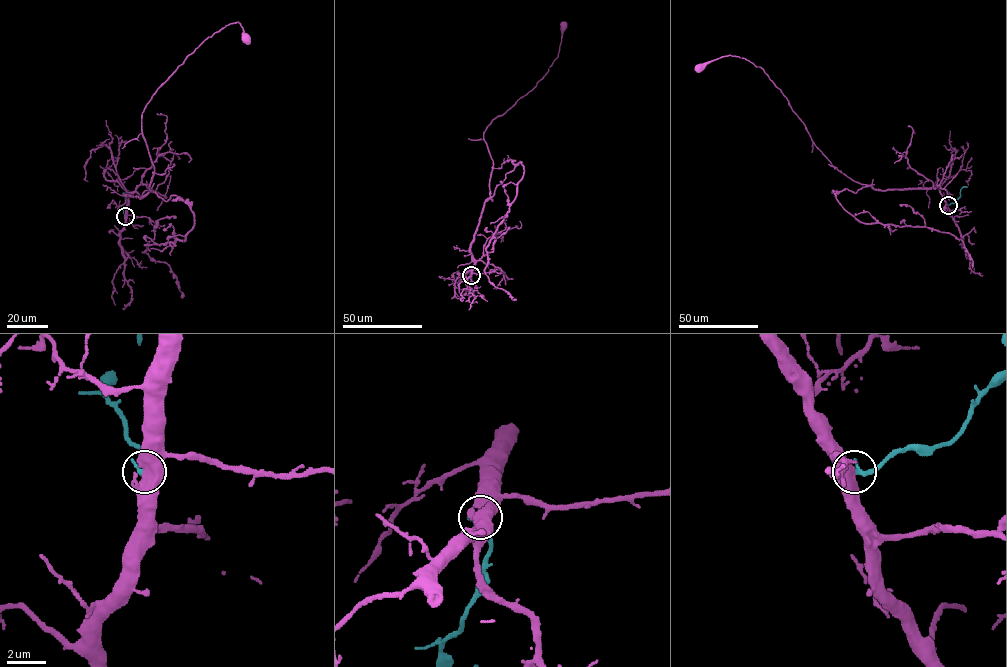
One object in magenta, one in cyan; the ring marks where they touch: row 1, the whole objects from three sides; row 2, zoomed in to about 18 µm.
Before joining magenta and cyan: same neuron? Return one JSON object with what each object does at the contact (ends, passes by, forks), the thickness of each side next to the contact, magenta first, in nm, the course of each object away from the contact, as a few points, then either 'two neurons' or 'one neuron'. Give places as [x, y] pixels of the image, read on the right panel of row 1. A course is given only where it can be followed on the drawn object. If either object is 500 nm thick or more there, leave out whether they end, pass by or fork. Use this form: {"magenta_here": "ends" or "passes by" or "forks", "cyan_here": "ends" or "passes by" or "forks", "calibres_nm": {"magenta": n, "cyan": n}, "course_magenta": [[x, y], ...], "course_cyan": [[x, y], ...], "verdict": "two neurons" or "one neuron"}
{"magenta_here": "forks", "cyan_here": "ends", "calibres_nm": {"magenta": 440, "cyan": 240}, "course_magenta": [[948, 205], [936, 187], [876, 190], [843, 174], [816, 146], [764, 70], [744, 58], [729, 55], [698, 67]], "course_cyan": [[948, 205], [955, 203], [960, 190], [967, 187]], "verdict": "one neuron"}

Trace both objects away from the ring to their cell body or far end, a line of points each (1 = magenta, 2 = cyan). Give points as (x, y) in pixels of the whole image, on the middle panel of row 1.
1: (471, 275), (474, 263), (470, 244), (489, 197), (493, 165), (483, 133), (548, 71), (557, 56), (564, 25)
2: (471, 275), (468, 286), (472, 290), (468, 294)

